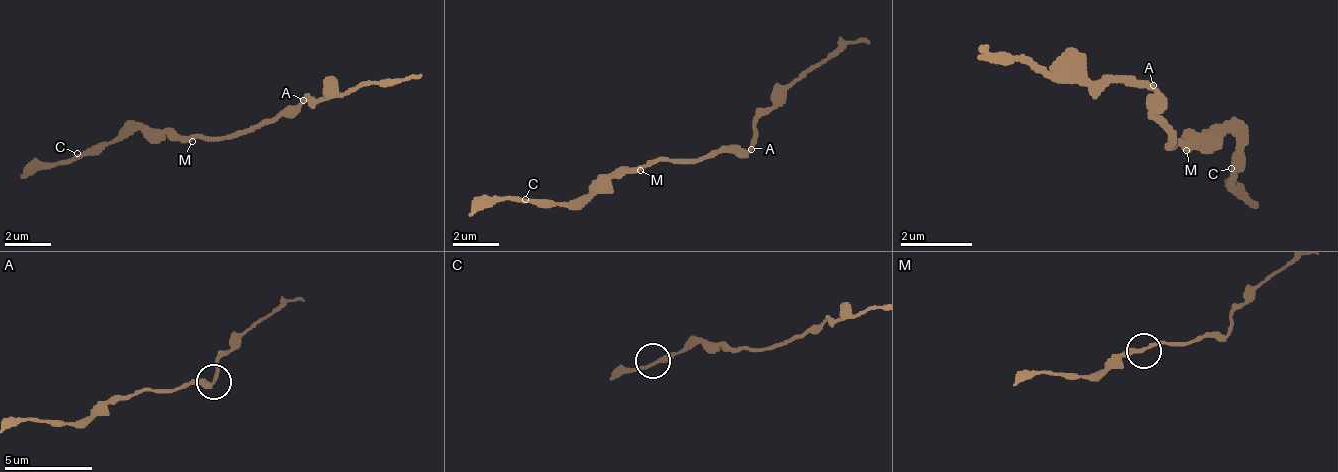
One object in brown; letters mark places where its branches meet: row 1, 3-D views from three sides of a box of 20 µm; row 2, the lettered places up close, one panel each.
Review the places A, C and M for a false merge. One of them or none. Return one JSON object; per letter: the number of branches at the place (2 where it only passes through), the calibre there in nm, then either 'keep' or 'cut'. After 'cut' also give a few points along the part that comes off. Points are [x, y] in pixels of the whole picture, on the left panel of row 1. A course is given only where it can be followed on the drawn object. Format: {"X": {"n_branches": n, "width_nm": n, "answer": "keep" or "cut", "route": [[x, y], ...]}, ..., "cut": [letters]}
{"A": {"n_branches": 2, "width_nm": 280, "answer": "keep"}, "C": {"n_branches": 2, "width_nm": 240, "answer": "keep"}, "M": {"n_branches": 2, "width_nm": 240, "answer": "keep"}, "cut": []}

